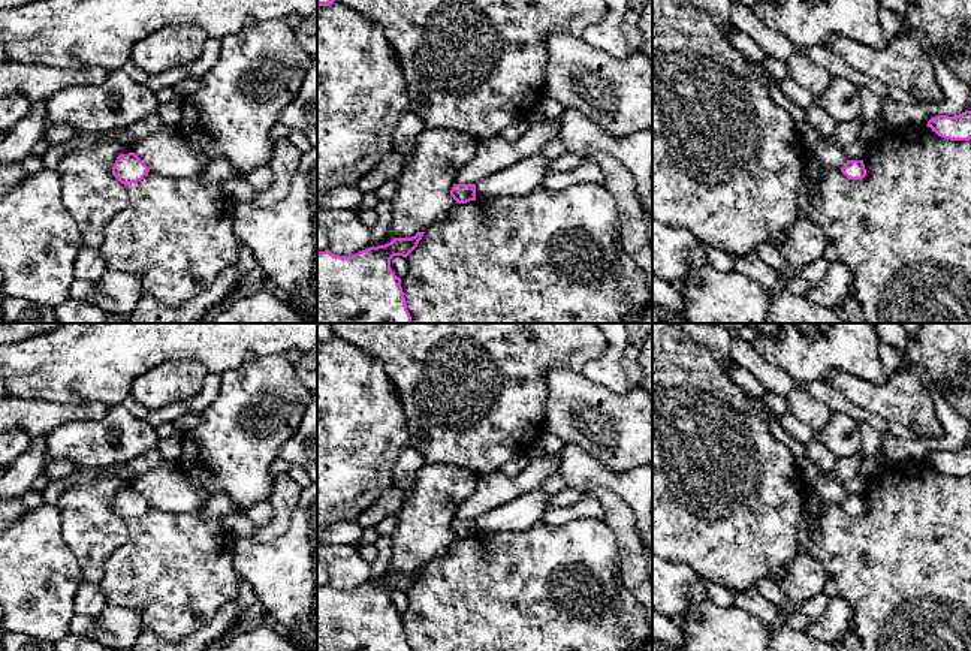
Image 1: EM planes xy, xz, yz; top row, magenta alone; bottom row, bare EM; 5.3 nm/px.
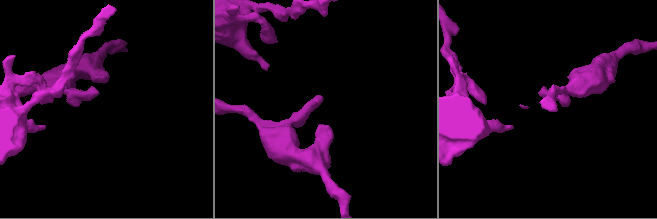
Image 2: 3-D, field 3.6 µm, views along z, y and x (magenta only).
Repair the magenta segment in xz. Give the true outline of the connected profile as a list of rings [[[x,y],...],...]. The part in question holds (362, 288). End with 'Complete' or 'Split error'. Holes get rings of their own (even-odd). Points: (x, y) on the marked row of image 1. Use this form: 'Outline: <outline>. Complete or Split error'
Outline: [[[425,232],[393,238],[385,245],[365,248],[353,256],[317,251],[317,323],[411,323],[401,278],[390,268],[393,256],[407,257]]]. Complete

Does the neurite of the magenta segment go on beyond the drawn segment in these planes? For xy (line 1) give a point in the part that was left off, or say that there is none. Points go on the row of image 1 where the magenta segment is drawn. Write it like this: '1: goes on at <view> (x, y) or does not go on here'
1: does not go on here

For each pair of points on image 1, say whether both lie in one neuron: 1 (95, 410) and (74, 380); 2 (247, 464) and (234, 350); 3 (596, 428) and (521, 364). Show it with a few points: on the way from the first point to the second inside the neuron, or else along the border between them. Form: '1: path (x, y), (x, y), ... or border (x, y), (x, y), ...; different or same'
1: border (53, 401), (103, 401), (109, 407); different
2: border (268, 355), (228, 368), (222, 374); different
3: border (578, 371), (551, 367), (543, 374), (543, 421); different

